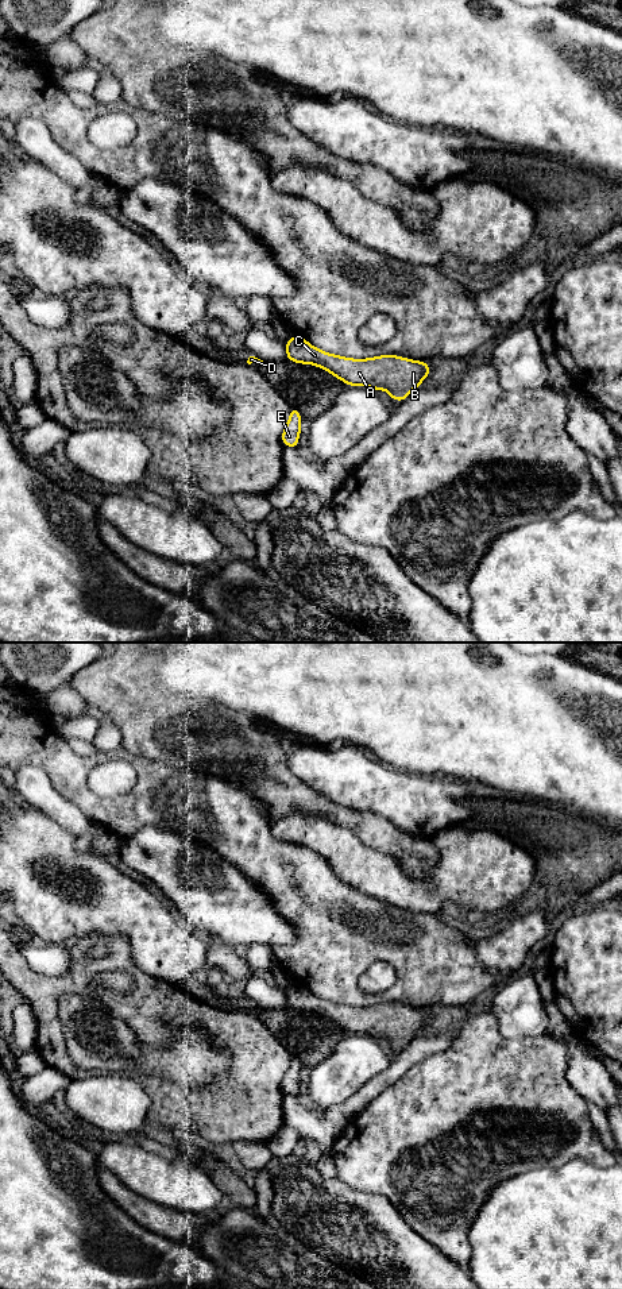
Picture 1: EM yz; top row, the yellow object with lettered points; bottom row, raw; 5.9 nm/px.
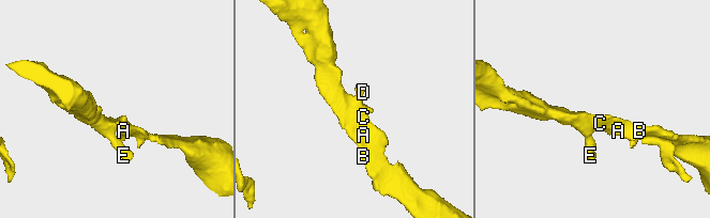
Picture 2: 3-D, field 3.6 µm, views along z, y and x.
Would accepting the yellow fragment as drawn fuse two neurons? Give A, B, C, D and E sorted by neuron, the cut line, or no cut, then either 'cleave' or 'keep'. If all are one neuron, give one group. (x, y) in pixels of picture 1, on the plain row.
A B C D E | no cut | keep

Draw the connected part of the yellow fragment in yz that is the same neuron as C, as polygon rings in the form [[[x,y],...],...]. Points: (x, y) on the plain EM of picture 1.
[[[291,984],[286,991],[290,1010],[314,1012],[349,1034],[386,1038],[391,1047],[403,1049],[429,1023],[430,1014],[395,1003],[351,1007],[321,999],[308,988]]]

